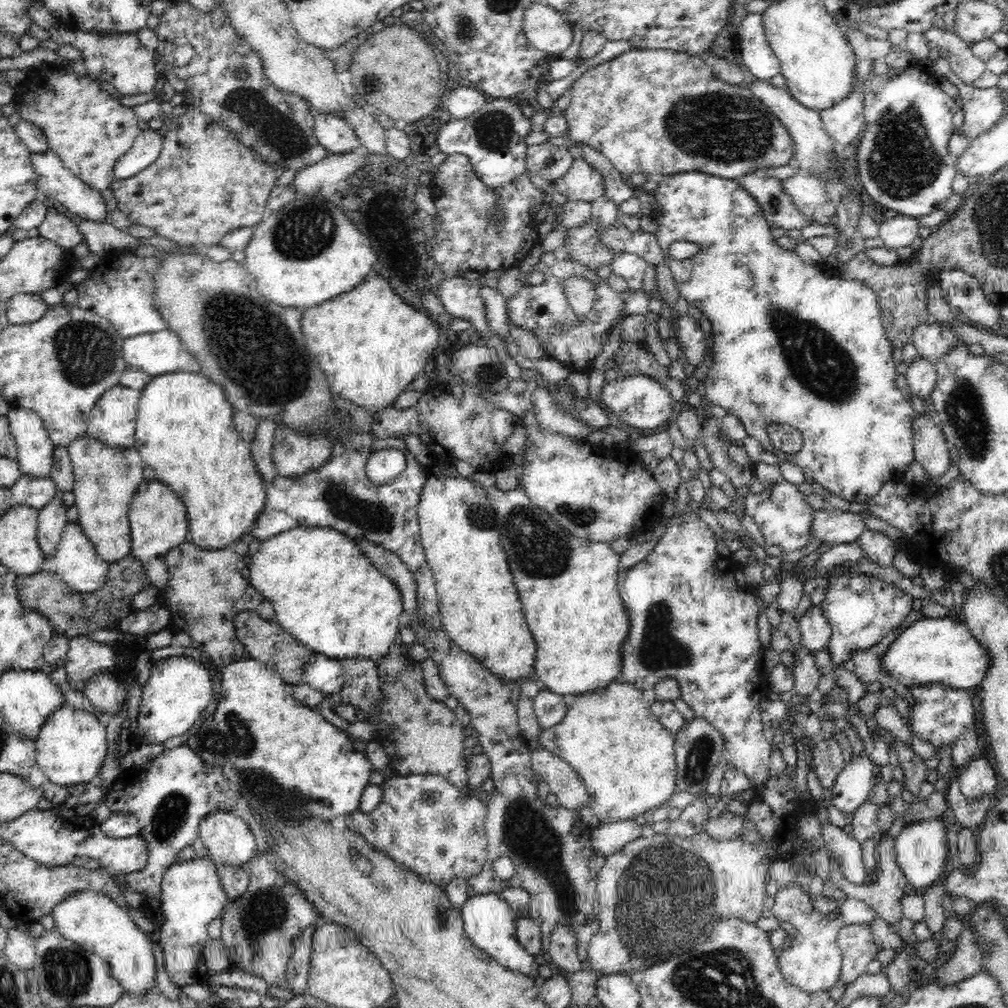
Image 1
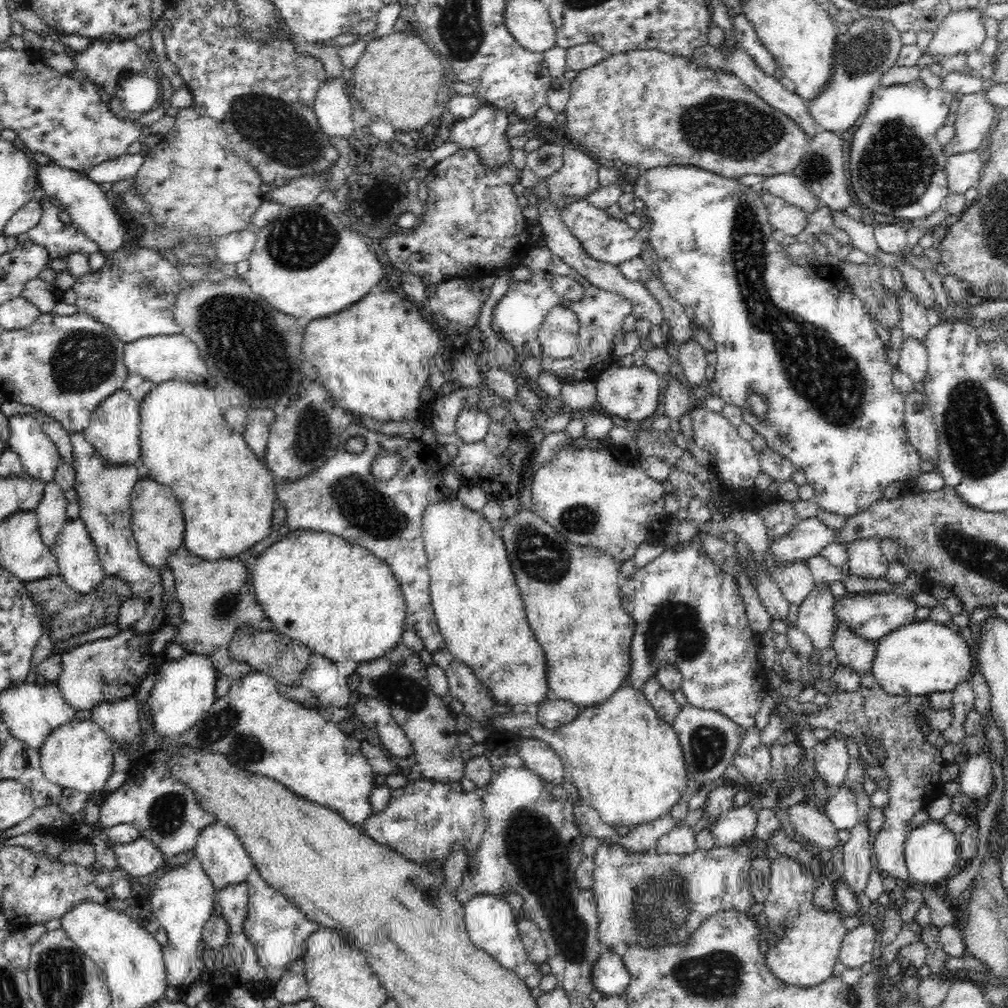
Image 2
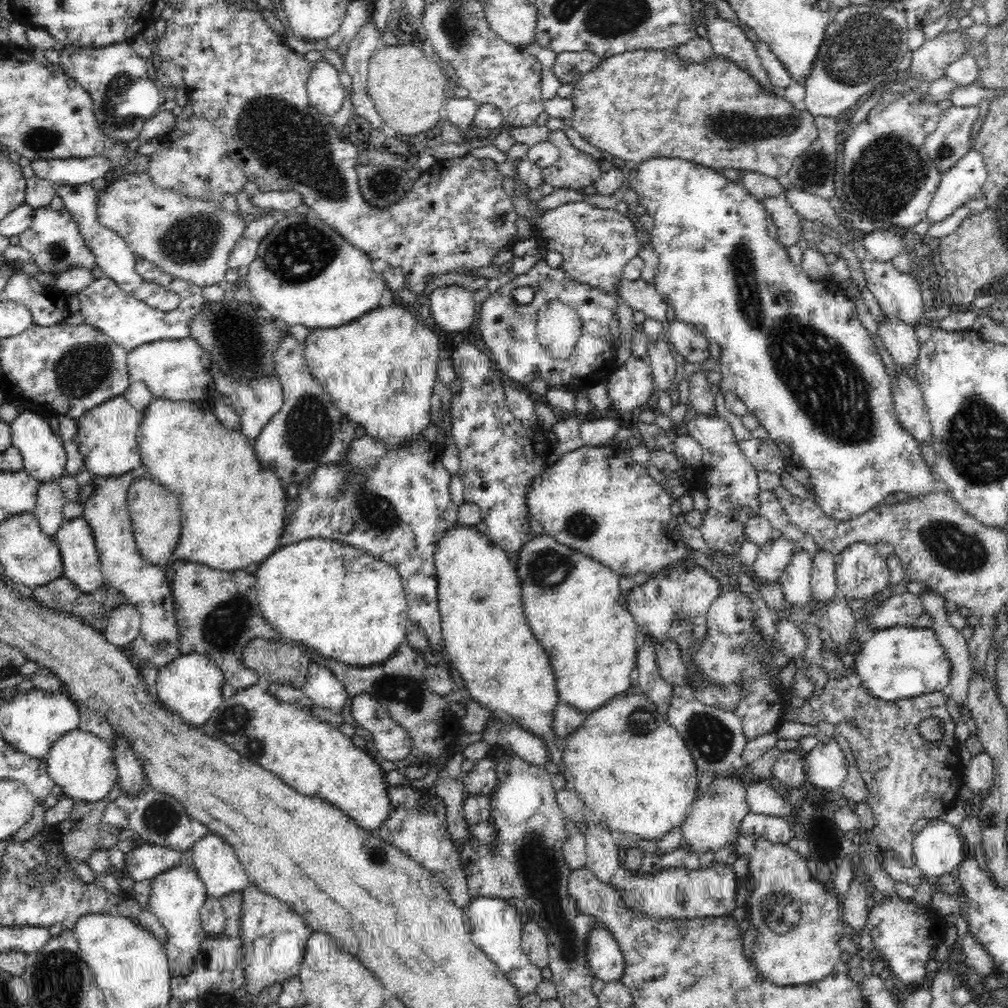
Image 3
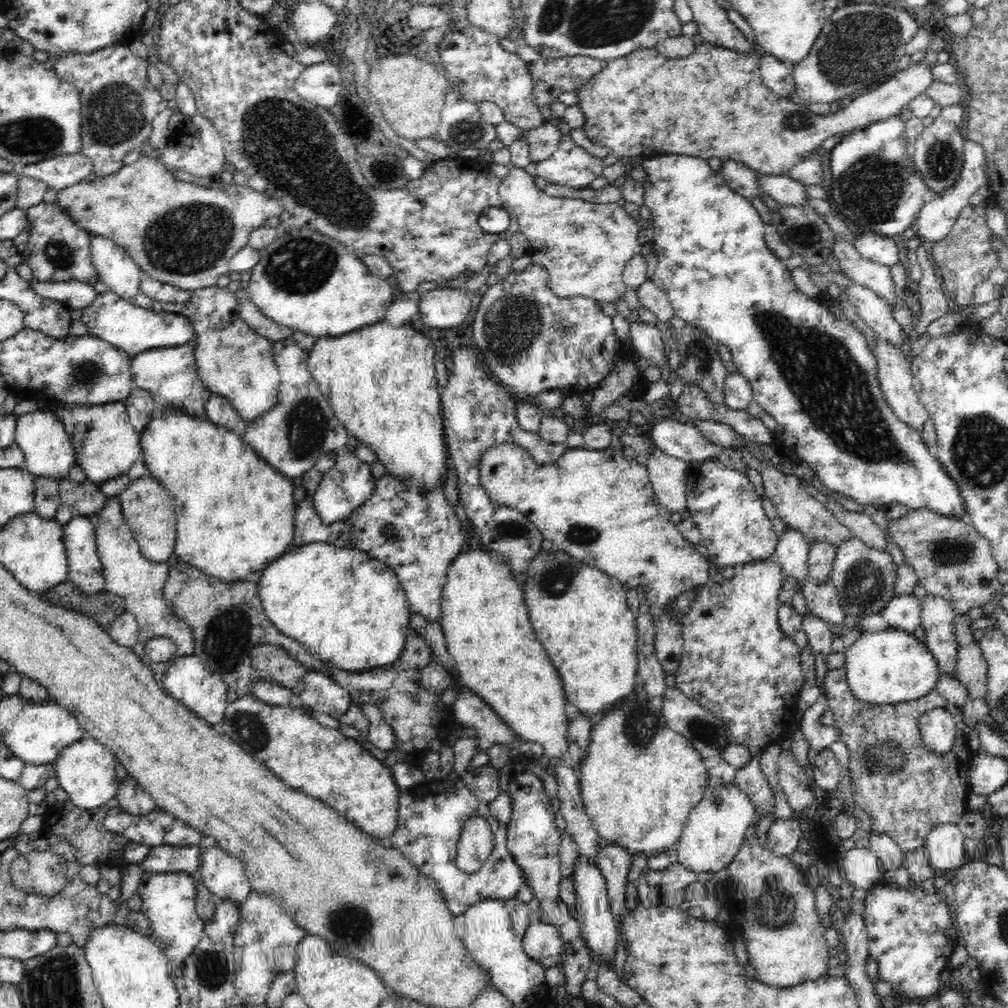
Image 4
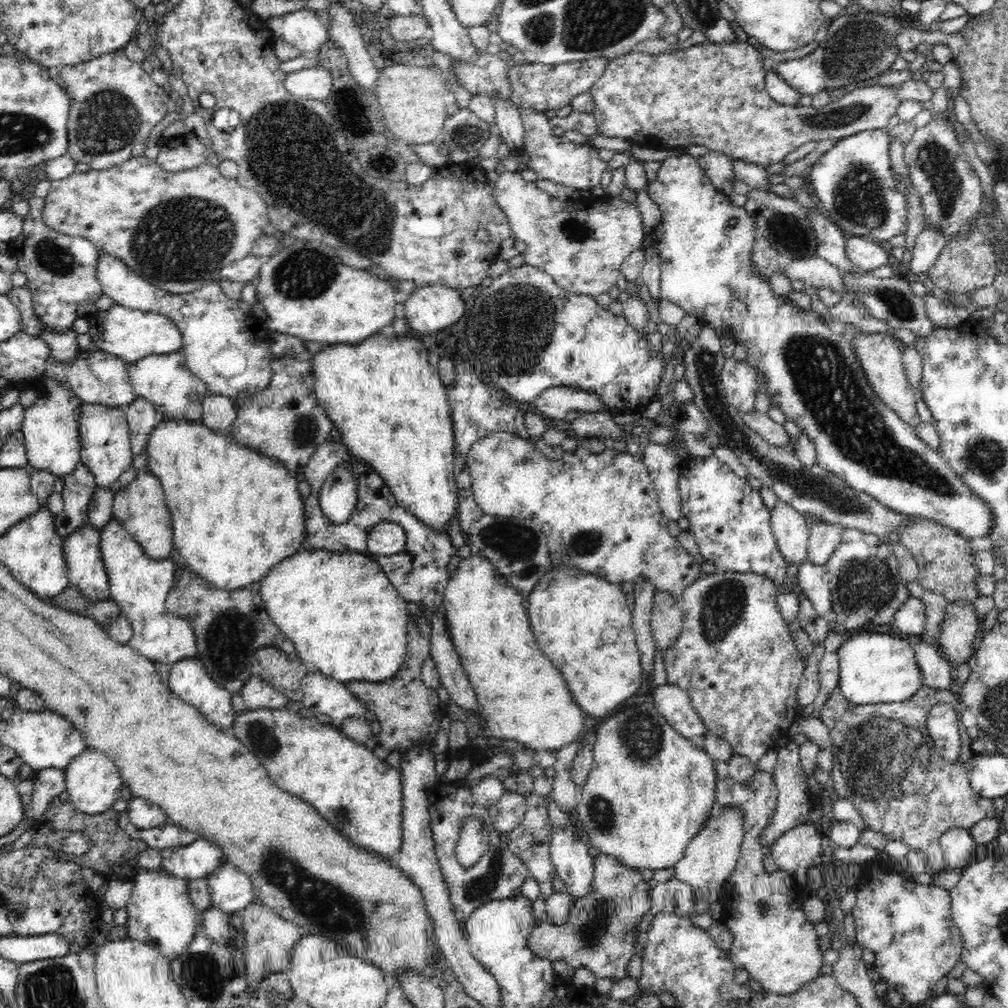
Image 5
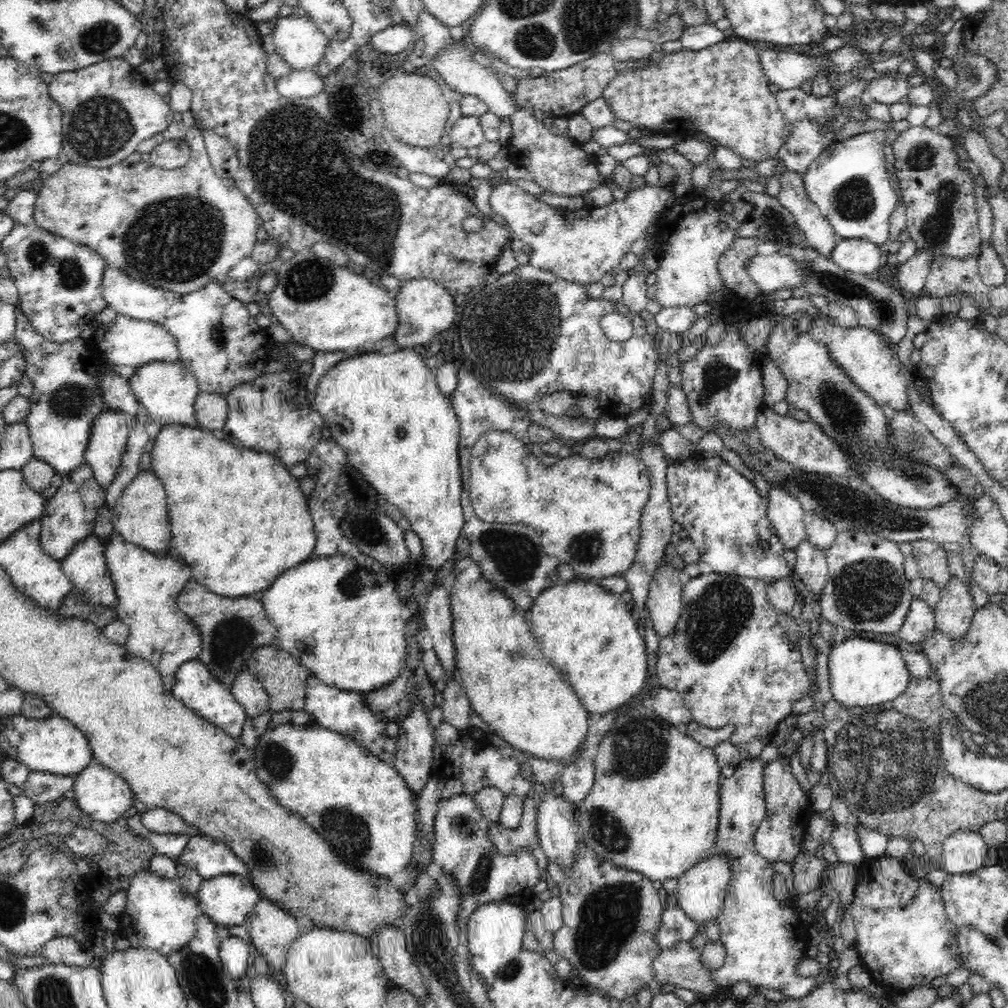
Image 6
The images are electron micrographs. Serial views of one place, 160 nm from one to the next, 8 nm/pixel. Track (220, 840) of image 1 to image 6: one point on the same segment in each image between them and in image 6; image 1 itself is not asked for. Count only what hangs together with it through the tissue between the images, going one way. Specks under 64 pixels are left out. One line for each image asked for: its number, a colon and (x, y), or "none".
2: (222, 855)
3: (218, 866)
4: (223, 875)
5: (230, 890)
6: (226, 899)

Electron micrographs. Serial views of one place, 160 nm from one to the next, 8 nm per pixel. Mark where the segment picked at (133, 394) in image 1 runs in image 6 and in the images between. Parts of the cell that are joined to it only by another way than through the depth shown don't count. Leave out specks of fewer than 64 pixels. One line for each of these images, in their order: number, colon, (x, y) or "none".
2: (114, 429)
3: (107, 436)
4: (106, 445)
5: (106, 450)
6: (110, 430)

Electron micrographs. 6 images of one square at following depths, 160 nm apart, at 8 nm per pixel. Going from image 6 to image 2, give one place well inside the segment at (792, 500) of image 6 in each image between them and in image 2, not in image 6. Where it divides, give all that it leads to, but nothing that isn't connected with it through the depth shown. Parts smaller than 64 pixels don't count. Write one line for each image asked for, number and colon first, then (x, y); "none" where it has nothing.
2: (797, 582)
3: (795, 579)
4: (792, 550)
5: (790, 527)

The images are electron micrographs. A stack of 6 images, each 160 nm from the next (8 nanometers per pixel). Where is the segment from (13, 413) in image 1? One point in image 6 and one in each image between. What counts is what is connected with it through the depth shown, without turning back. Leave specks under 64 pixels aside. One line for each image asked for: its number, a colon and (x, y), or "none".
2: (39, 456)
3: (44, 457)
4: (42, 437)
5: (50, 427)
6: (66, 397)

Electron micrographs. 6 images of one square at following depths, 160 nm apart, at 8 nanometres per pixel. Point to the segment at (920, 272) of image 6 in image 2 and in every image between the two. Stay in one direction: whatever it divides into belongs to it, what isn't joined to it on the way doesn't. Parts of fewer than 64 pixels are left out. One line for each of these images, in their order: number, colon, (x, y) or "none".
2: (963, 171)
3: (957, 186)
4: (935, 219)
5: (929, 244)

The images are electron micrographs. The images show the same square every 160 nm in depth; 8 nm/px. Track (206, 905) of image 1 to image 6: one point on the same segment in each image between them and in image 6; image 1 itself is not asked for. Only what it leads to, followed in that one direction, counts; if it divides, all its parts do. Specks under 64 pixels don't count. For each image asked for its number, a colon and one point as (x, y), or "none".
2: (183, 898)
3: (176, 897)
4: (168, 899)
5: (161, 914)
6: (160, 915)

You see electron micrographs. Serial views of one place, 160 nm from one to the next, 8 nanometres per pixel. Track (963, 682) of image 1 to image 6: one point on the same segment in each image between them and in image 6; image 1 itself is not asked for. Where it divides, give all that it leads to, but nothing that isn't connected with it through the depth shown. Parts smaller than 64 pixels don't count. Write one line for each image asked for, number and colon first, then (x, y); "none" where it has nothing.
2: (922, 657)
3: (902, 662)
4: (889, 666)
5: (875, 667)
6: (863, 672)

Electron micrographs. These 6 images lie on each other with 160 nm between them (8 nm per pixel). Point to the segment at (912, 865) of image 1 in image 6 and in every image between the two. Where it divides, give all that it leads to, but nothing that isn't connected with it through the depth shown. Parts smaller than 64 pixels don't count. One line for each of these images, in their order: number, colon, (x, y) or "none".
2: (931, 852)
3: (938, 849)
4: (944, 850)
5: (957, 845)
6: (963, 852)

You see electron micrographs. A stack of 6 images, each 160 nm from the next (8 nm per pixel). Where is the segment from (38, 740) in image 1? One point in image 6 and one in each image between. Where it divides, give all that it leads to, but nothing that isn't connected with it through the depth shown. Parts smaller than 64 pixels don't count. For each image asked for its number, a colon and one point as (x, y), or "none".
2: (78, 756)
3: (82, 766)
4: (85, 770)
5: (94, 784)
6: (99, 792)

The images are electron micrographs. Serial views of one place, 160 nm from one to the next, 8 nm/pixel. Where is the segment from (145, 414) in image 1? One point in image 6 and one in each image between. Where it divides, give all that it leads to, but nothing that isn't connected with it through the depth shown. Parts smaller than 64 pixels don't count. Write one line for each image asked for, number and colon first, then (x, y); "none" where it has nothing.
2: (227, 494)
3: (232, 509)
4: (235, 513)
5: (236, 513)
6: (237, 528)

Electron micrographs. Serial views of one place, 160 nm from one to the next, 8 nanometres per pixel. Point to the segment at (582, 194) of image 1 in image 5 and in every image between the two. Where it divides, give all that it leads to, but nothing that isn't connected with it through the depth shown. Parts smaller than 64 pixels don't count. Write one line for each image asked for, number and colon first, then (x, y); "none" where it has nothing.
2: (578, 176)
3: (574, 170)
4: (571, 165)
5: (554, 158)

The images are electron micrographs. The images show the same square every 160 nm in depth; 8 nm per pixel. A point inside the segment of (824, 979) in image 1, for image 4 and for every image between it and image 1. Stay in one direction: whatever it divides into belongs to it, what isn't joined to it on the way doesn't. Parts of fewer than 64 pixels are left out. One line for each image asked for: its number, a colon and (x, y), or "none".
2: (808, 940)
3: (799, 923)
4: (784, 935)

